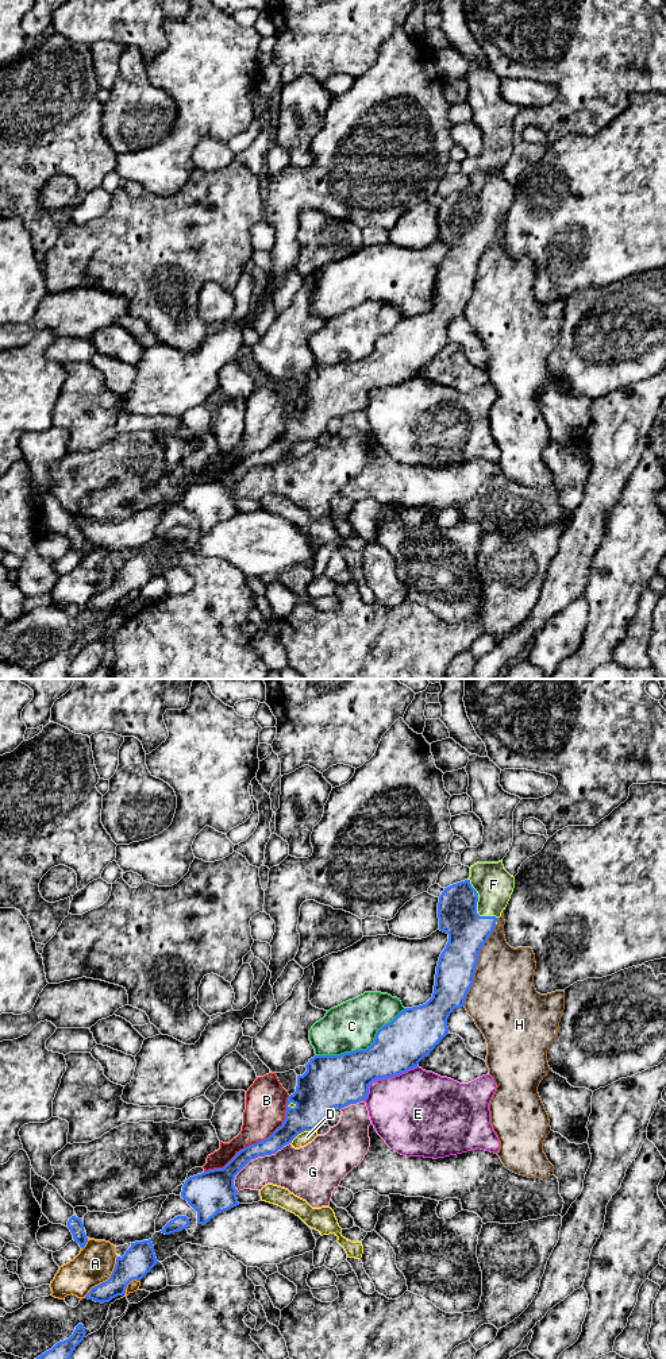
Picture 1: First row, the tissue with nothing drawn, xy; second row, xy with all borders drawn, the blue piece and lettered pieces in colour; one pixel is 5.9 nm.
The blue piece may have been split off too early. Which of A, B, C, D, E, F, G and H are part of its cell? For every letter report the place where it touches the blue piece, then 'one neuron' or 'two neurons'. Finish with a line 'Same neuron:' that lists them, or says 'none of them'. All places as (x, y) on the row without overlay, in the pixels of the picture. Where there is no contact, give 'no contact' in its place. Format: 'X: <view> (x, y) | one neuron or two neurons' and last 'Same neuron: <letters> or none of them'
A: xy (106, 590) | two neurons
B: xy (258, 451) | two neurons
C: xy (364, 359) | two neurons
D: xy (301, 440) | two neurons
E: xy (385, 386) | two neurons
F: xy (476, 215) | one neuron
G: xy (255, 466) | two neurons
H: xy (476, 274) | two neurons
Same neuron: F

